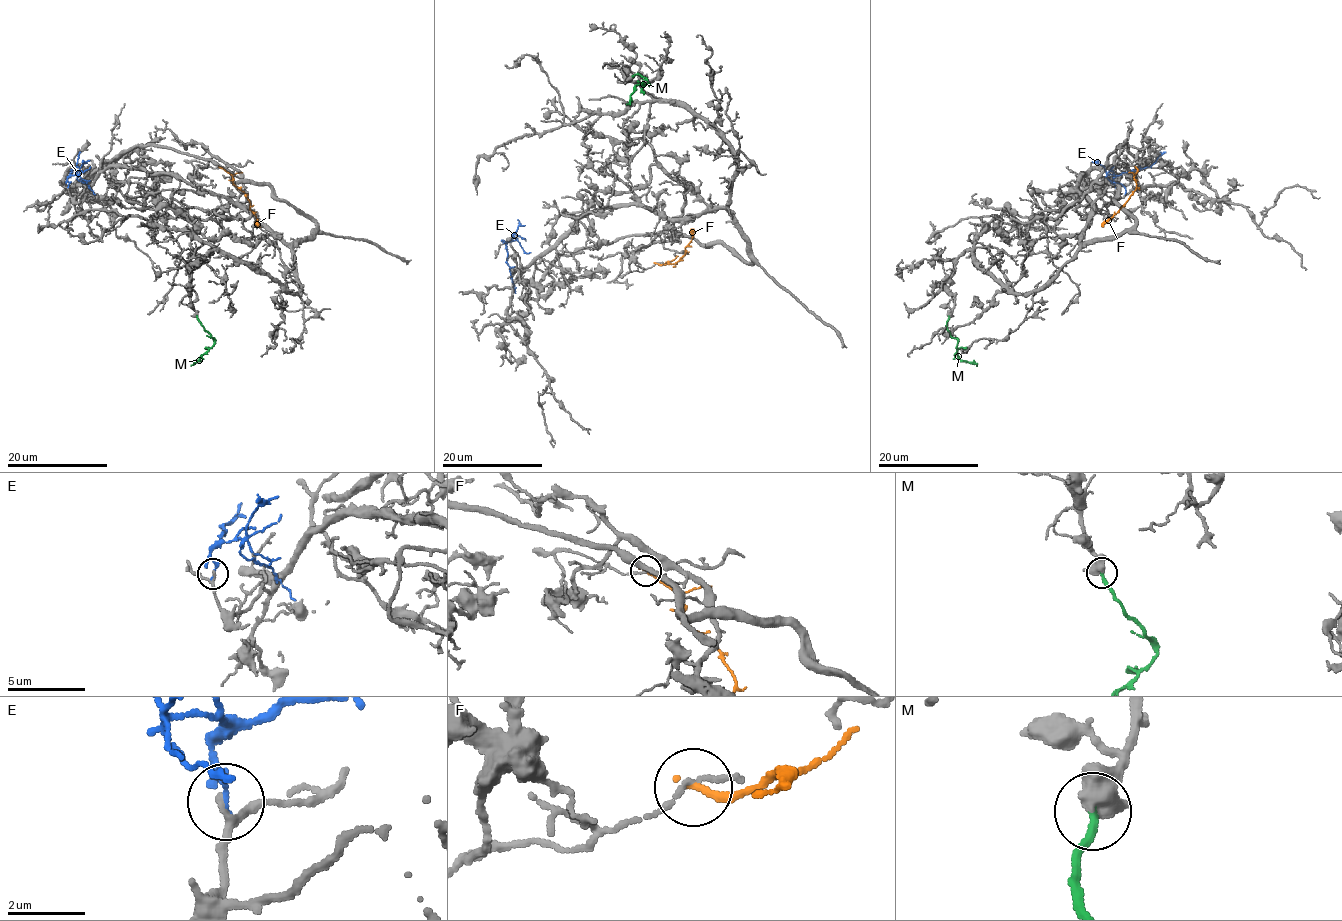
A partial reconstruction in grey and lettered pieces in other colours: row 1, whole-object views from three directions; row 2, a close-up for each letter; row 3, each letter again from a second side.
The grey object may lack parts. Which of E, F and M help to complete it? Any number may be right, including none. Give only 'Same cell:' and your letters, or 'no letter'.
Same cell: M

